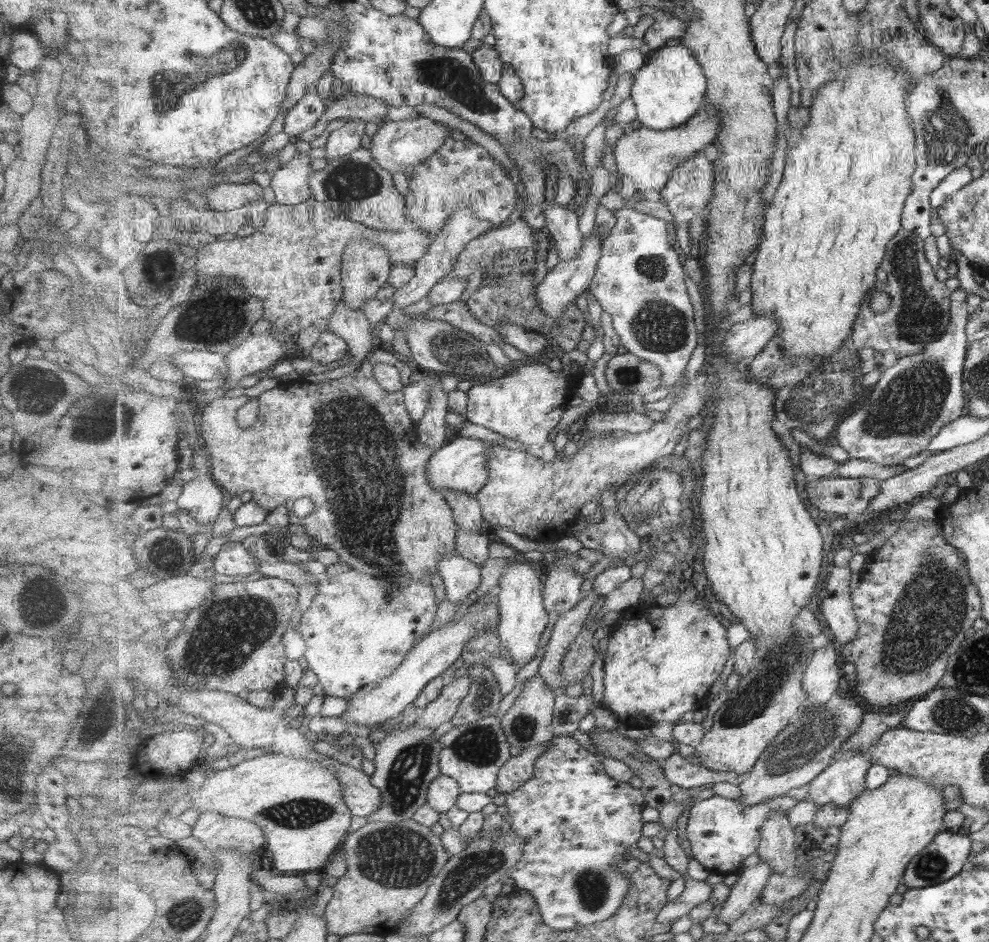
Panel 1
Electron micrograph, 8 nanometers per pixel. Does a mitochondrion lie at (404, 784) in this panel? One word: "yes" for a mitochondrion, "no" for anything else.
yes

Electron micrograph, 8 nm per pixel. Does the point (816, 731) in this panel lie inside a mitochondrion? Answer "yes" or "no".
yes

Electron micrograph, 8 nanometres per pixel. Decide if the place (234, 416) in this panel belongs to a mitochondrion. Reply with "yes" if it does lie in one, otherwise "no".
no

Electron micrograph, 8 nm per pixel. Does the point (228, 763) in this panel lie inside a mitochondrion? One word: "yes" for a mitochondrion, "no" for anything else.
no

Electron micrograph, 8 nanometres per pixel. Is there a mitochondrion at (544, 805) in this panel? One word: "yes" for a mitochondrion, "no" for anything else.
no

